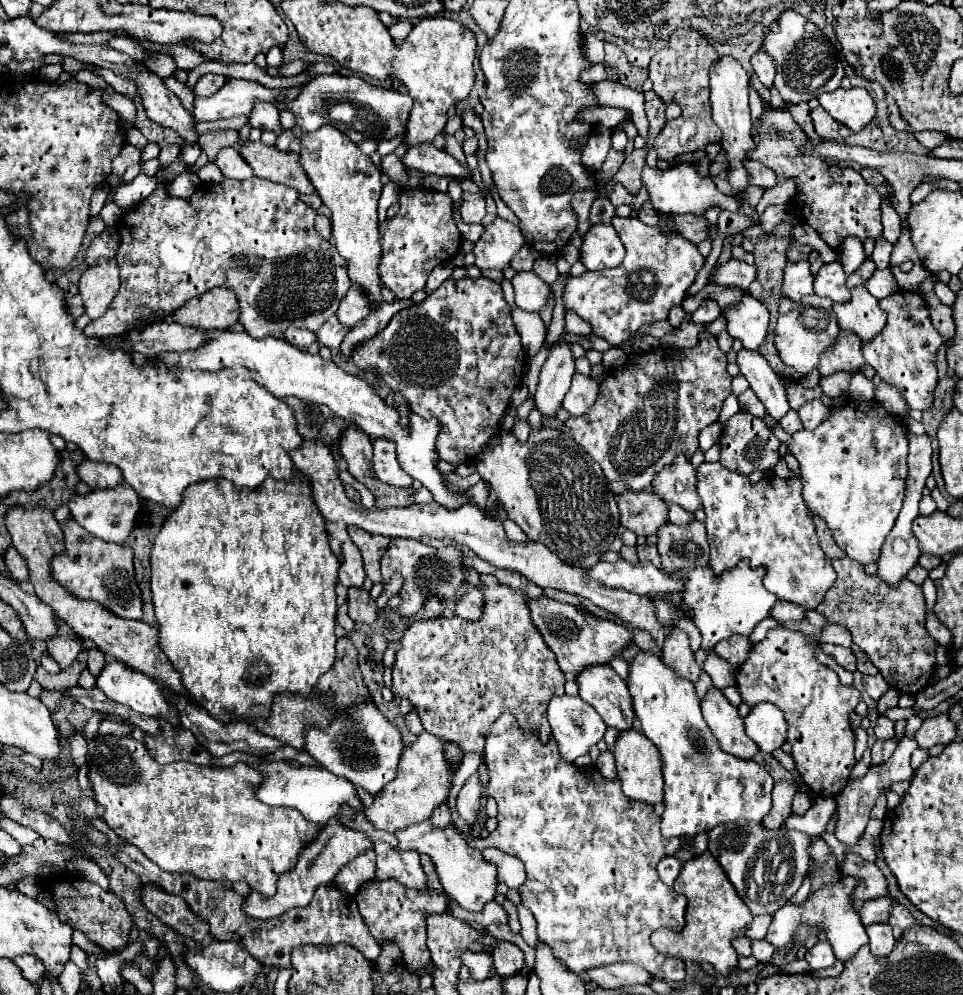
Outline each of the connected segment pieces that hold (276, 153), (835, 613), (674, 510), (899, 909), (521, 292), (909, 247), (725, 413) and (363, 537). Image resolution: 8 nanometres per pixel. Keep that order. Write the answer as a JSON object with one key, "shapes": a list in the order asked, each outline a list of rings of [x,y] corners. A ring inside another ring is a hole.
{"shapes":[[[[261,140],[245,142],[239,154],[259,178],[285,184],[289,188],[295,188],[299,194],[315,192],[311,180],[307,180],[307,174],[299,164],[299,154],[281,152],[275,146],[265,146]]],[[[853,558],[831,560],[837,580],[827,590],[825,600],[817,606],[829,624],[843,624],[853,634],[853,642],[879,668],[891,688],[903,694],[923,690],[935,672],[937,642],[925,630],[925,598],[919,586],[903,580],[897,588],[887,586],[879,576],[869,576],[861,562]]],[[[667,504],[667,508],[669,508],[669,520],[673,522],[673,524],[691,524],[691,518],[695,518],[693,514],[689,514],[687,510],[683,510],[679,504]]],[[[893,904],[893,910],[891,910],[891,916],[889,916],[889,924],[891,926],[899,926],[899,928],[909,928],[911,924],[917,924],[915,918],[911,916],[911,912],[907,908],[903,908],[901,904]]],[[[517,272],[511,282],[515,288],[515,302],[521,310],[539,312],[545,306],[549,286],[535,272]]],[[[901,228],[901,236],[899,236],[899,240],[897,240],[895,248],[893,248],[893,254],[891,254],[891,266],[899,266],[899,264],[903,264],[907,260],[917,262],[919,256],[915,252],[915,246],[911,244],[907,228]]],[[[731,394],[731,396],[727,396],[727,400],[725,400],[725,404],[723,404],[723,410],[721,410],[721,416],[719,416],[719,422],[725,422],[725,420],[729,420],[733,414],[737,414],[739,412],[739,404],[737,404],[737,398]]],[[[355,526],[347,528],[347,532],[349,532],[349,538],[355,542],[355,546],[361,550],[367,578],[371,578],[373,582],[383,582],[379,562],[389,548],[389,538],[371,534],[371,532],[367,532],[363,528],[355,528]]]]}

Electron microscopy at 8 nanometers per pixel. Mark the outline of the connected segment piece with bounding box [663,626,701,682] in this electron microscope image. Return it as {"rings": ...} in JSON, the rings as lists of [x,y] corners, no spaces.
{"rings":[[[677,626],[671,630],[663,644],[663,662],[669,666],[675,666],[675,672],[691,682],[697,682],[701,666],[695,662],[693,650],[689,646],[687,632],[679,630]]]}

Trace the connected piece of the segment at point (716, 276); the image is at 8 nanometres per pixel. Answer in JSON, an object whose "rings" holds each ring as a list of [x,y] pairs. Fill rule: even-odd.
{"rings":[[[729,260],[721,266],[717,266],[709,276],[711,284],[733,286],[733,288],[741,288],[741,290],[747,290],[753,280],[755,280],[755,266],[743,264],[739,260]]]}

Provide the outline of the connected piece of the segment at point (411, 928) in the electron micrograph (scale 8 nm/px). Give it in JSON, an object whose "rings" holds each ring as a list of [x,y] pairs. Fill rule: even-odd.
{"rings":[[[421,856],[421,866],[427,874],[427,890],[407,888],[399,884],[397,880],[381,880],[381,882],[369,882],[361,892],[355,894],[355,902],[359,906],[359,912],[369,928],[371,934],[375,934],[377,942],[383,940],[395,940],[399,948],[403,948],[403,966],[407,972],[419,970],[431,962],[429,948],[425,944],[425,916],[435,912],[441,914],[447,910],[447,896],[443,896],[443,888],[439,880],[435,878],[435,866],[431,864],[429,856]]]}

